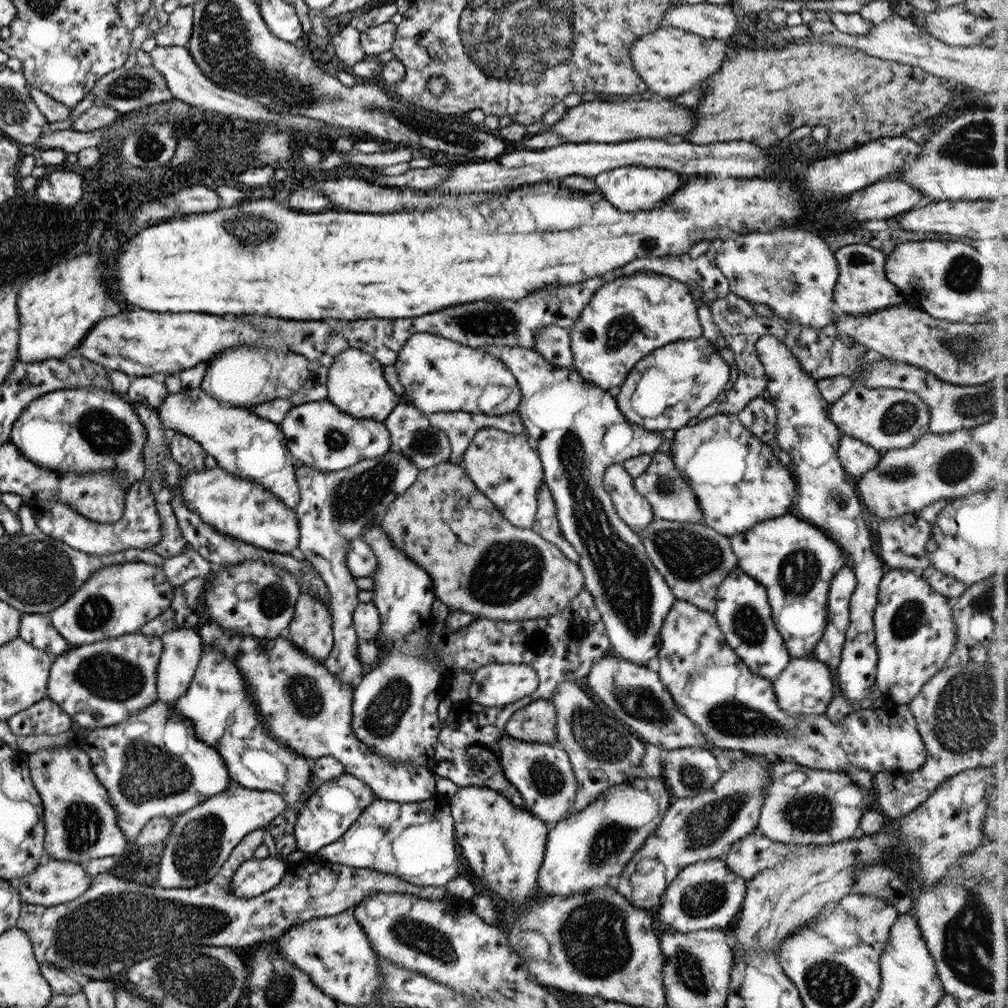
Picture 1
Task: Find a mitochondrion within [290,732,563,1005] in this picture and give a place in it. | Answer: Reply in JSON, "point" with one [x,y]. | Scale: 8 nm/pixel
{"point":[411,932]}

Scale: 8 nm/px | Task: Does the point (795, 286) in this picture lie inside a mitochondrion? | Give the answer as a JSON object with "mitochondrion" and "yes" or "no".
{"mitochondrion":"yes"}

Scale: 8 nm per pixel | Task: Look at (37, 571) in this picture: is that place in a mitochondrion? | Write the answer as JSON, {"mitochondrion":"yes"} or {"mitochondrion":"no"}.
{"mitochondrion":"yes"}

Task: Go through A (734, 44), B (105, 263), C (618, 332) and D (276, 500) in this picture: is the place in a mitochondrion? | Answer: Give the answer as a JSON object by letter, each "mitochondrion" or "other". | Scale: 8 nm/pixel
{"A":"other","B":"other","C":"mitochondrion","D":"other"}

